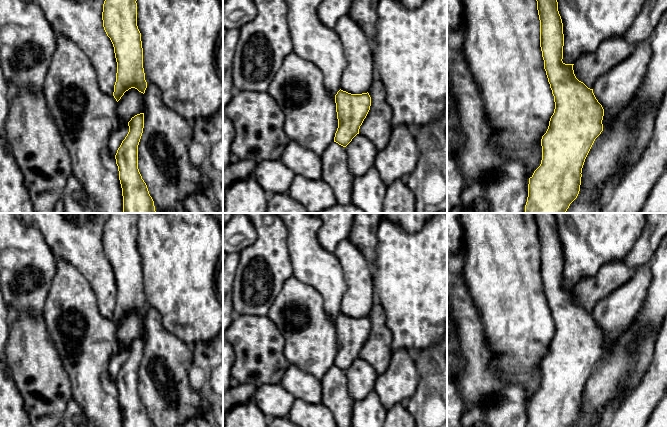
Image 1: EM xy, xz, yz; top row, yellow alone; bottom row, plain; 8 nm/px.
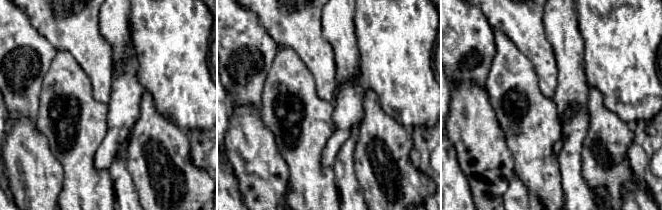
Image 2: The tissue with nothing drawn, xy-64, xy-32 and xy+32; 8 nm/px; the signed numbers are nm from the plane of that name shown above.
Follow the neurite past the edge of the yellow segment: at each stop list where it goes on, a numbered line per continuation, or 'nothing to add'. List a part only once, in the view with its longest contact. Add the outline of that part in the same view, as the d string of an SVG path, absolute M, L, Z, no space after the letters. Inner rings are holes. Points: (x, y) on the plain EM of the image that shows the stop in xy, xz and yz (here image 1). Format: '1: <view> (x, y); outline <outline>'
1: yz (502, 252); outline M461 213L464 228L465 279L485 330L486 343L495 354L492 369L501 371L507 386L500 397L463 410L460 427L526 427L529 401L524 383L541 367L555 326L540 271L540 244L534 213Z

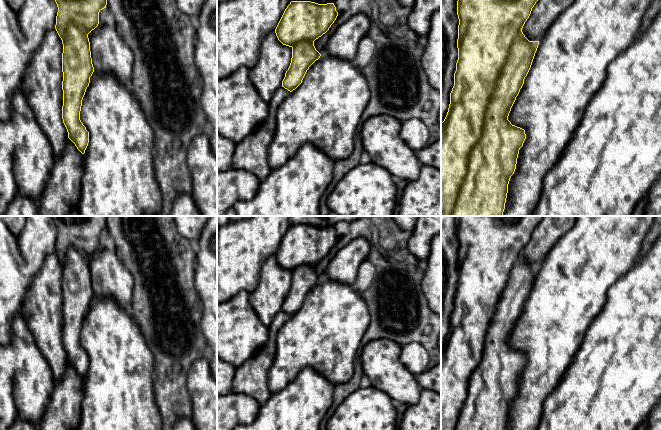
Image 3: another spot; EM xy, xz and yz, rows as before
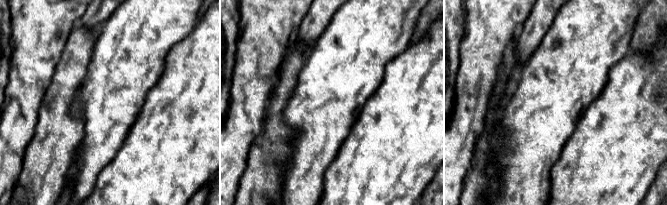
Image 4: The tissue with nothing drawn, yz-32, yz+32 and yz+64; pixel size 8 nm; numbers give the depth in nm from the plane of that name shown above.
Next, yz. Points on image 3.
nothing to add

